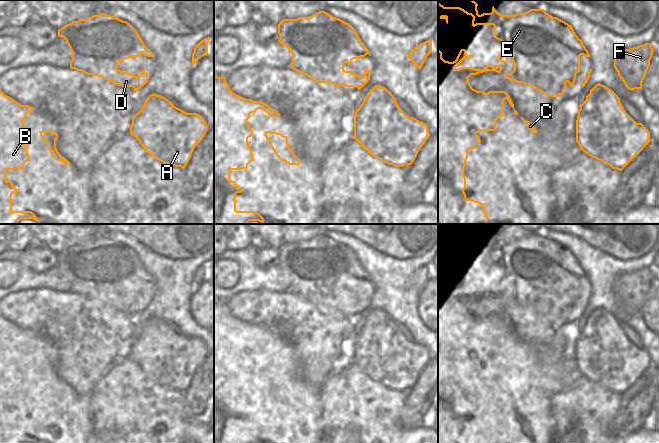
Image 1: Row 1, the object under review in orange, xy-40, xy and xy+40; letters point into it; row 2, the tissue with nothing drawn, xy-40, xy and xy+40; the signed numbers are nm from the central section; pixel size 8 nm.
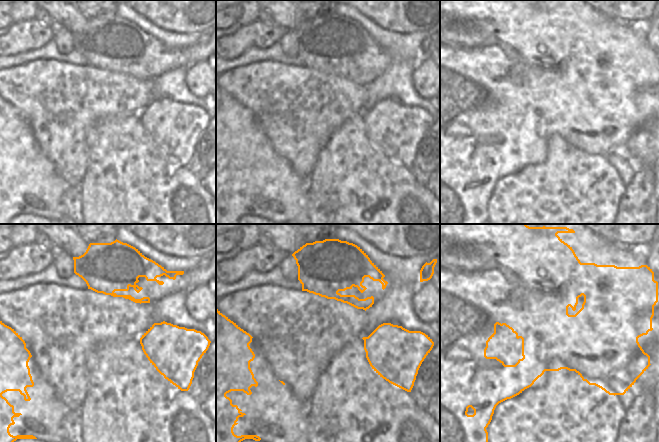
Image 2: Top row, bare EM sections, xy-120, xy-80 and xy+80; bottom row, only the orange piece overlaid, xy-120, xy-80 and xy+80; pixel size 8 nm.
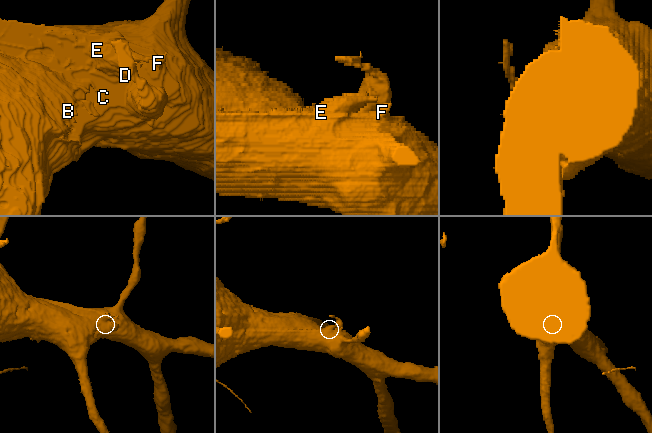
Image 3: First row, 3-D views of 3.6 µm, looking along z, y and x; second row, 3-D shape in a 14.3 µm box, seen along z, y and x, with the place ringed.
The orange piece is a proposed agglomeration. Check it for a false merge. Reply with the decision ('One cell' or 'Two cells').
Two cells.

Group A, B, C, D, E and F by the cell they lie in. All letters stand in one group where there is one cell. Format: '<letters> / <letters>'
A / B C D E F

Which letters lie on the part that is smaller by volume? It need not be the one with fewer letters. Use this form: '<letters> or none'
A

